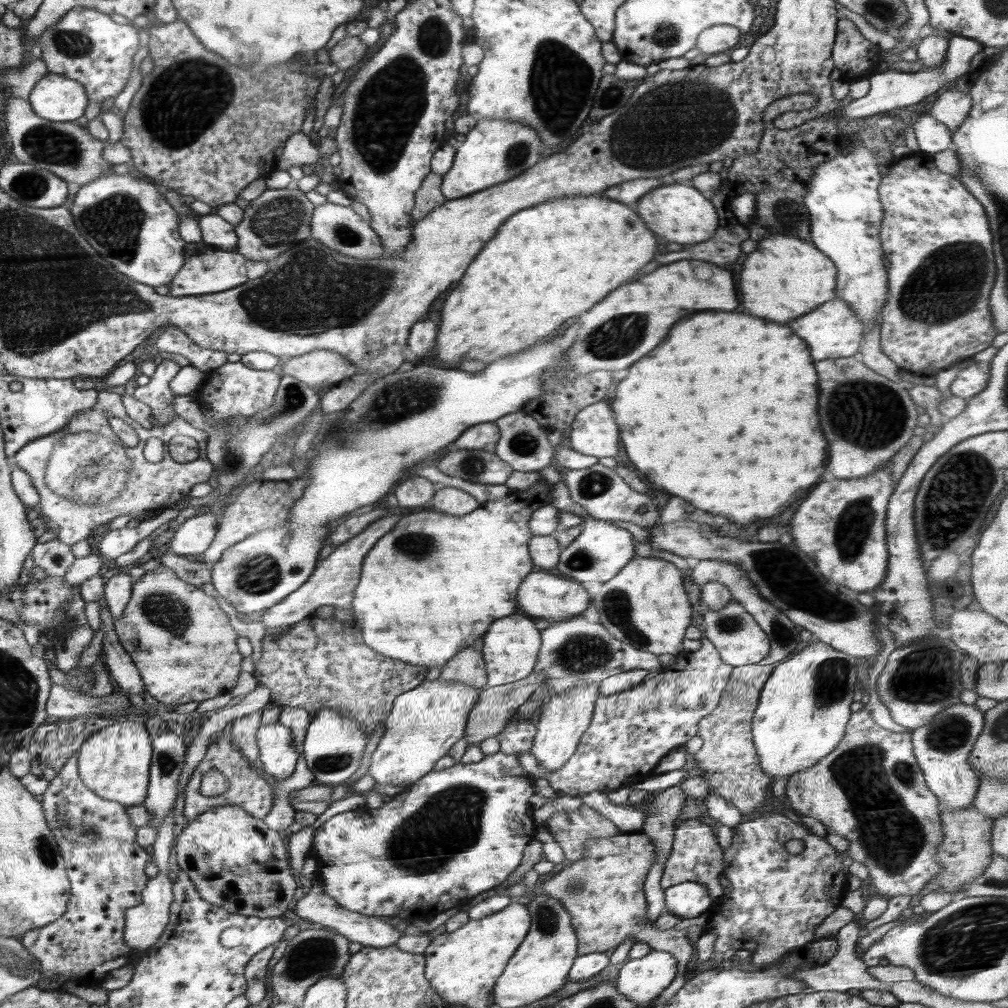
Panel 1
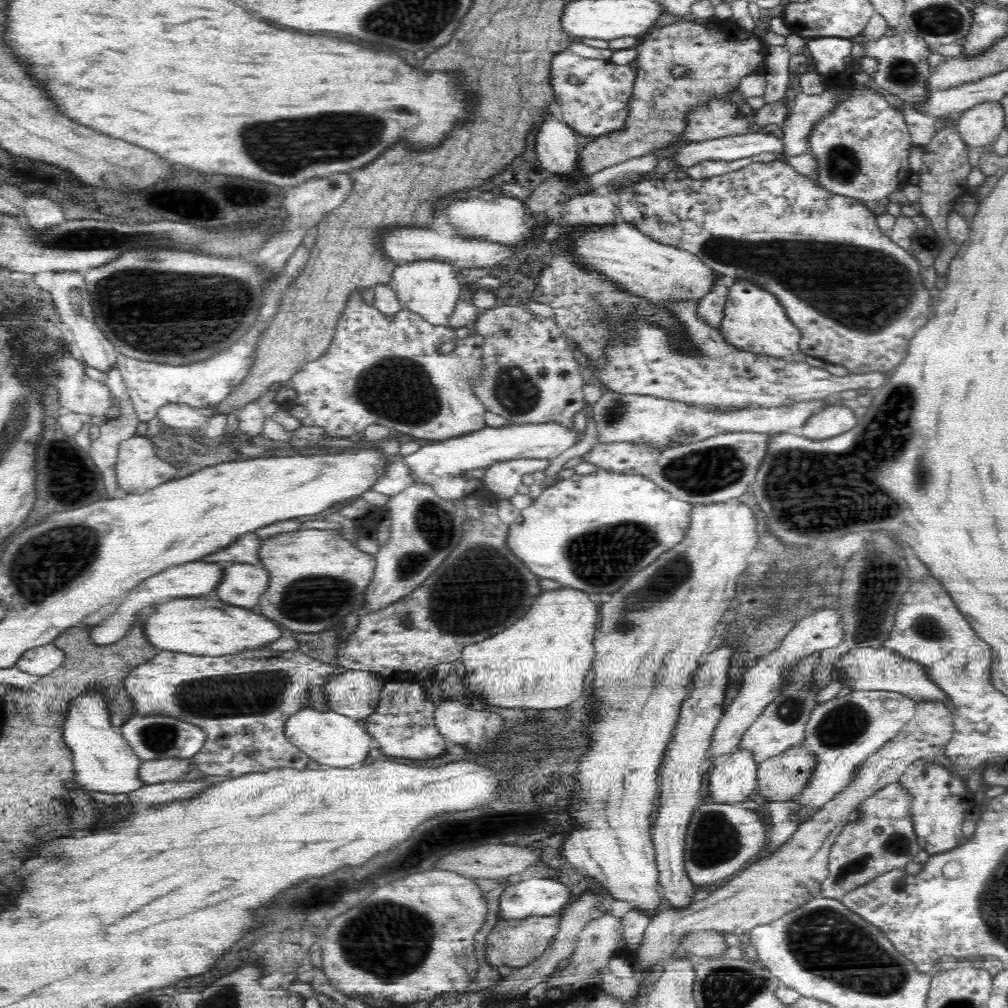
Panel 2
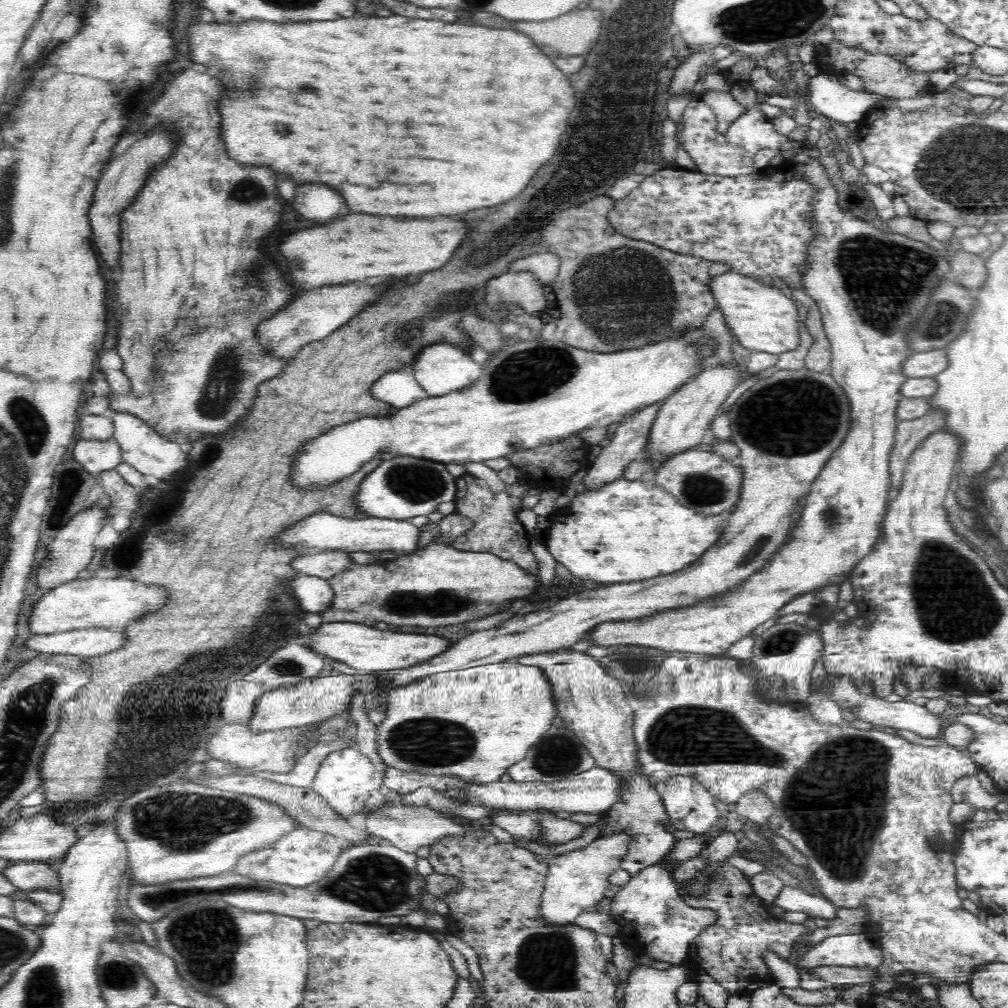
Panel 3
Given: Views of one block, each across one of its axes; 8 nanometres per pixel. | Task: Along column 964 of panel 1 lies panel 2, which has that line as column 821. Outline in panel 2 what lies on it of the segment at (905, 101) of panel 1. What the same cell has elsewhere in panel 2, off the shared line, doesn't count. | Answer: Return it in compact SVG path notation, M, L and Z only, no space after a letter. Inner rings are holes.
M822 36L809 39L807 42L808 52L812 55L817 74L828 78L844 74L848 66L844 58L852 52L854 42L847 38L837 36Z

